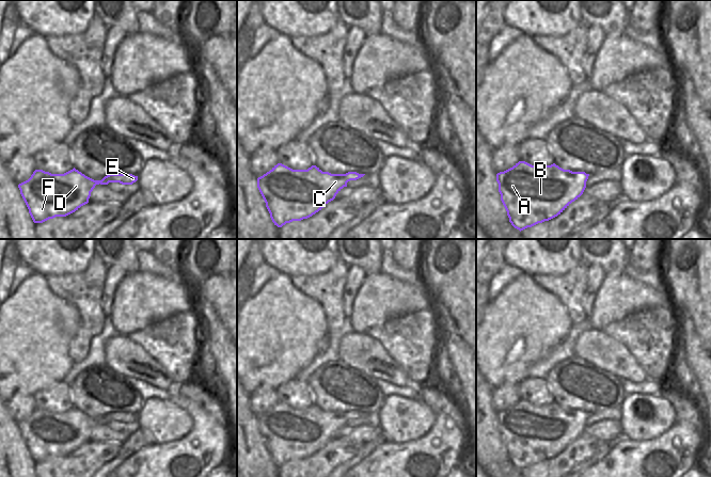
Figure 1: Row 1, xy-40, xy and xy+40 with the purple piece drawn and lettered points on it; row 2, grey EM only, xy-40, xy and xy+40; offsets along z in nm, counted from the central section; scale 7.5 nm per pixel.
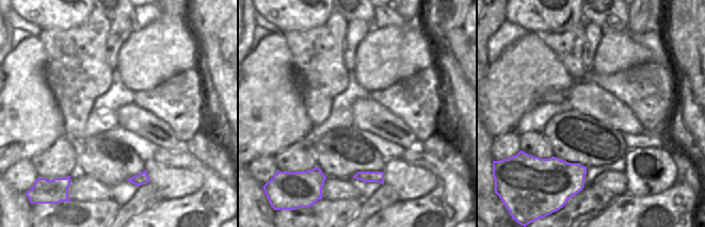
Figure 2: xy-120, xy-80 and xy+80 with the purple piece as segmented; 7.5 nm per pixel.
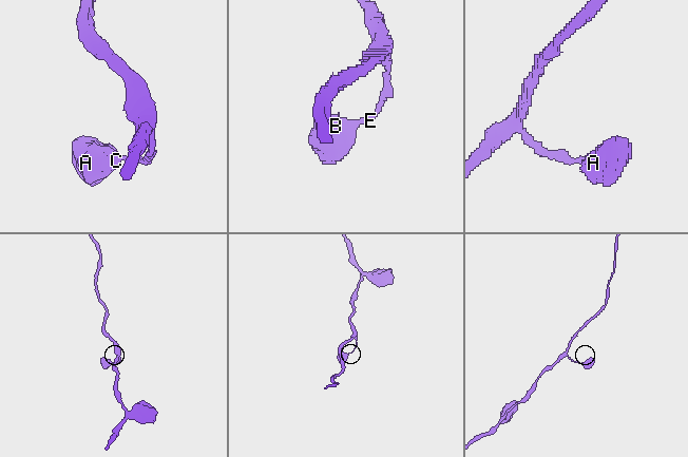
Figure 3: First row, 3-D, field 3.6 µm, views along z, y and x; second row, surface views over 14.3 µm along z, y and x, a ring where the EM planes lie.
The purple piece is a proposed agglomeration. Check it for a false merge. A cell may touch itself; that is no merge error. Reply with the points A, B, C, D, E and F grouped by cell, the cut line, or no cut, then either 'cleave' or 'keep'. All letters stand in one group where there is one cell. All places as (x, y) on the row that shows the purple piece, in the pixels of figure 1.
A B C D E F; no cut; keep

